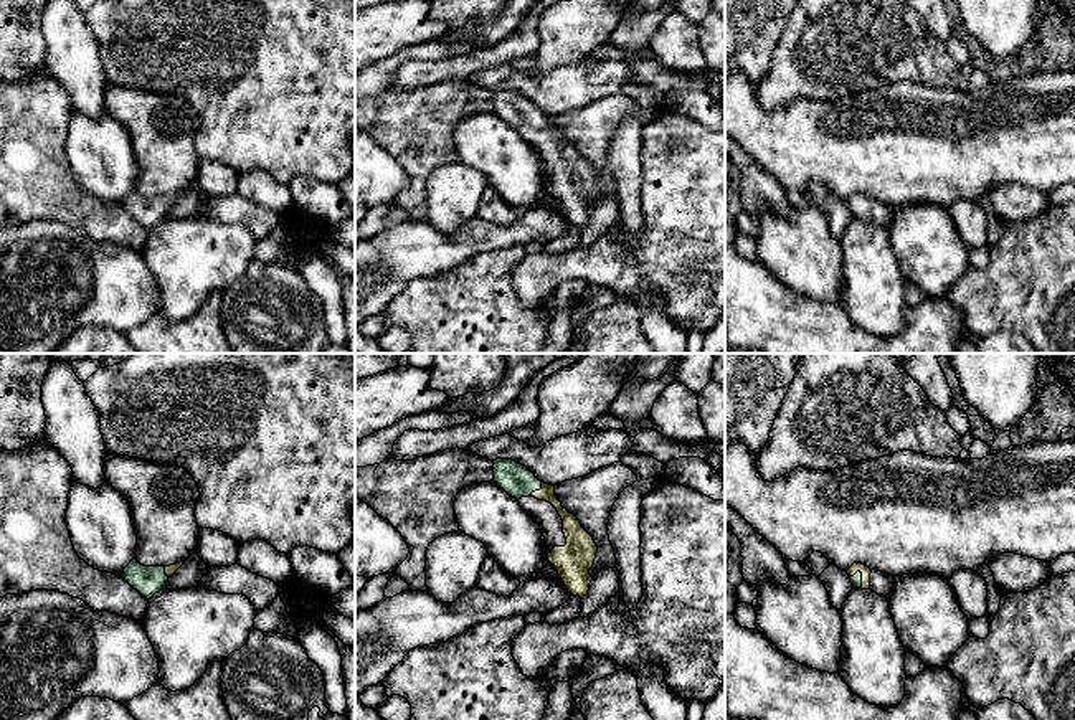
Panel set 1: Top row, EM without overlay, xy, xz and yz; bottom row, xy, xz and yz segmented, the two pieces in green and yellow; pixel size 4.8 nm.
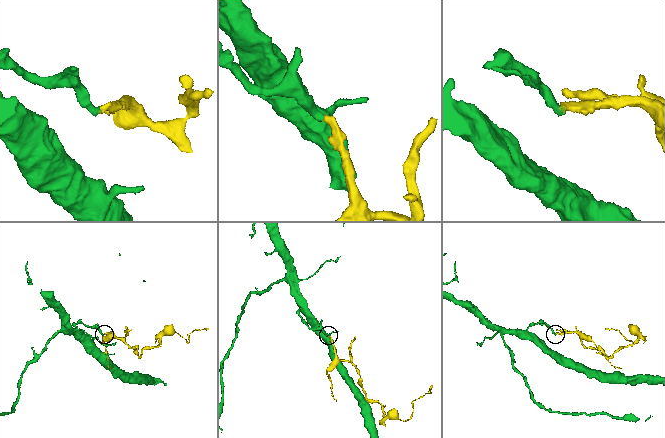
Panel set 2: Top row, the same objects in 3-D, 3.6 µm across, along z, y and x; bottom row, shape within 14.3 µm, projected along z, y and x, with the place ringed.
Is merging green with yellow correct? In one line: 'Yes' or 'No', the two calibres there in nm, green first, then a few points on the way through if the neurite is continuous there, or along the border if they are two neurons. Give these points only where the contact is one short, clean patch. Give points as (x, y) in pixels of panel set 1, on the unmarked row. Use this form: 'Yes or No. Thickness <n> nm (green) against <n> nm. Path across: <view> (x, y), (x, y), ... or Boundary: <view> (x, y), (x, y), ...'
Yes. Thickness 160 nm (green) against 90 nm. Path across: xz (516, 109), (537, 119), (557, 134), (572, 157)

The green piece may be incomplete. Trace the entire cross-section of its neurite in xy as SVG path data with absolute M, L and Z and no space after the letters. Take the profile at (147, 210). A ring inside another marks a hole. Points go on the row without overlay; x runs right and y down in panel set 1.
M132 190L122 201L122 208L137 220L144 228L150 230L160 220L165 220L168 208L183 195L183 192L170 197L144 197Z

